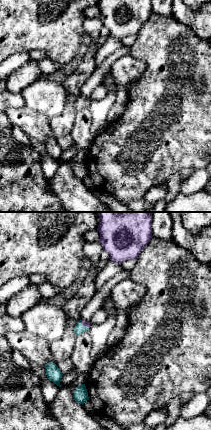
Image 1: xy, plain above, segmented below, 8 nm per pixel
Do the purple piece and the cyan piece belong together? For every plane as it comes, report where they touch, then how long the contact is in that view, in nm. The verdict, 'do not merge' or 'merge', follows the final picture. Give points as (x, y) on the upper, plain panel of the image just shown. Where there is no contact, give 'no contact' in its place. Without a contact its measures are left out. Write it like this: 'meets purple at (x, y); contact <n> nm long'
meets purple at (84, 101); contact 100 nm long

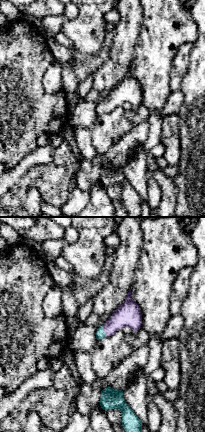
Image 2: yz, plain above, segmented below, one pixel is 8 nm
meets purple at (104, 106); contact 90 nm long

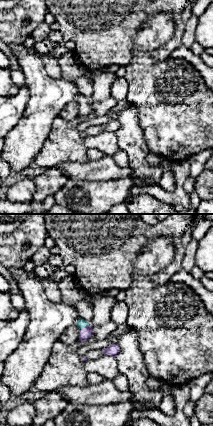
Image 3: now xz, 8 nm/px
meets purple at (83, 103); contact 90 nm long

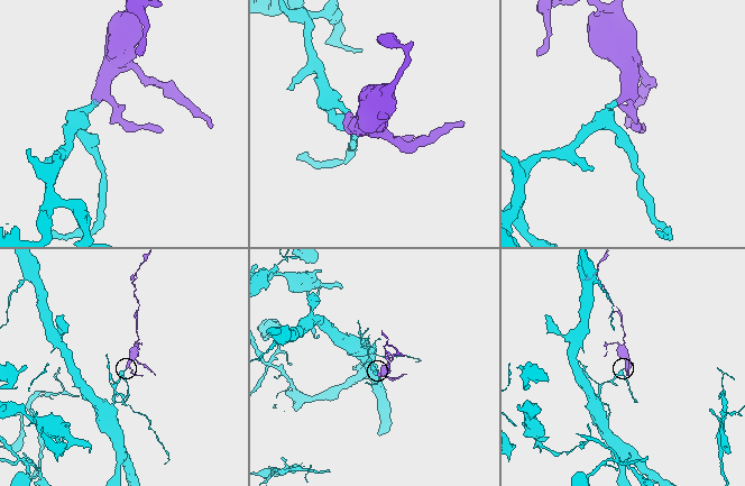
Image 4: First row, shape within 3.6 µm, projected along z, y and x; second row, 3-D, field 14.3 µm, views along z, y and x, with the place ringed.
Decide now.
merge

